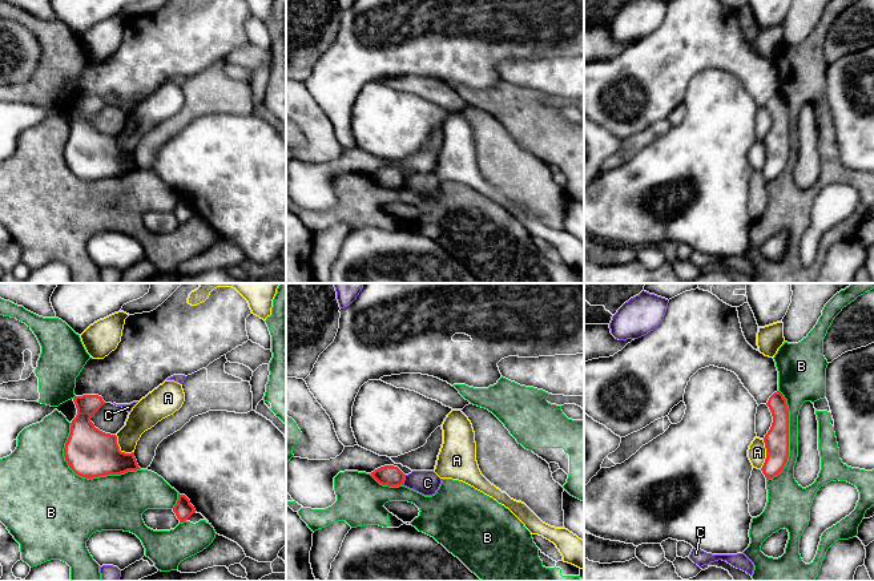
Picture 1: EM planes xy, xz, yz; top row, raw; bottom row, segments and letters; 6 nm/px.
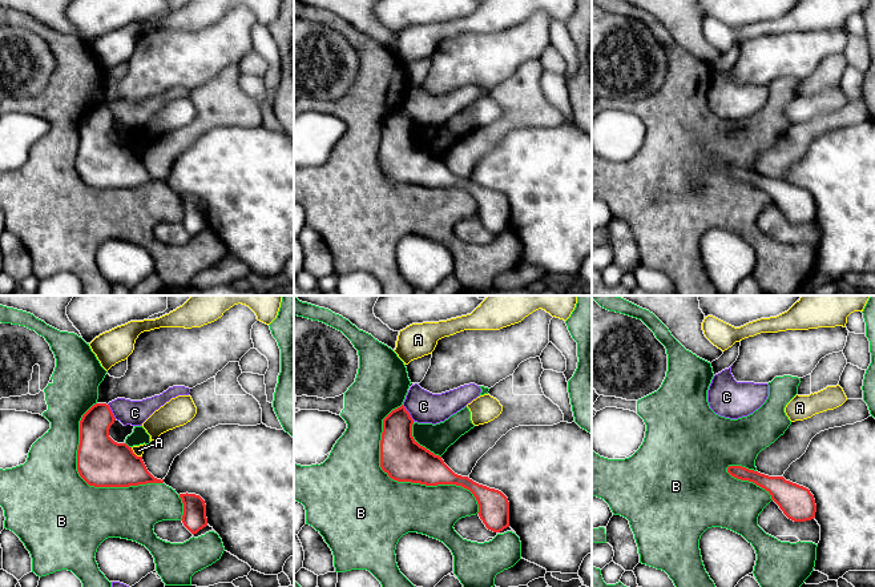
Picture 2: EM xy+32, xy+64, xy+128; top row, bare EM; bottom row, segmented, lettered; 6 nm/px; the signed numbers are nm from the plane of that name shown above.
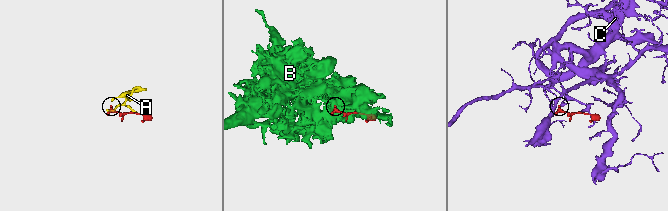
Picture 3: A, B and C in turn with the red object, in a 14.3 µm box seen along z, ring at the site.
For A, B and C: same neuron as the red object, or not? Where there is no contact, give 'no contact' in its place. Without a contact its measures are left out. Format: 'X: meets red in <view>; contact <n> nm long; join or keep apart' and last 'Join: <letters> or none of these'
A: meets red in yz; contact 190 nm long; keep apart
B: meets red in xy; contact 500 nm long; keep apart
C: meets red in xz; contact 70 nm long; keep apart
Join: none of these

